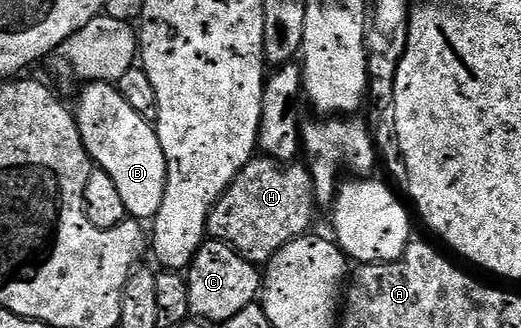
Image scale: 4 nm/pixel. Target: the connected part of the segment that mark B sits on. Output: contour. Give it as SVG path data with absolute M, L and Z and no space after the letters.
M93 82L83 88L80 107L75 107L74 113L89 158L99 169L106 171L110 180L114 180L133 219L155 219L162 208L168 184L168 161L162 152L155 125L138 116L115 85Z

